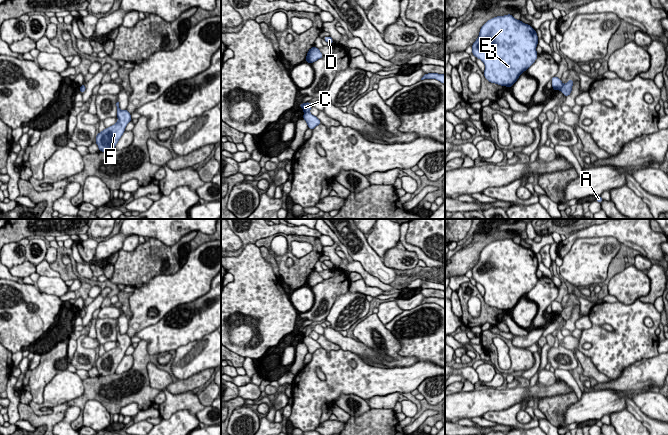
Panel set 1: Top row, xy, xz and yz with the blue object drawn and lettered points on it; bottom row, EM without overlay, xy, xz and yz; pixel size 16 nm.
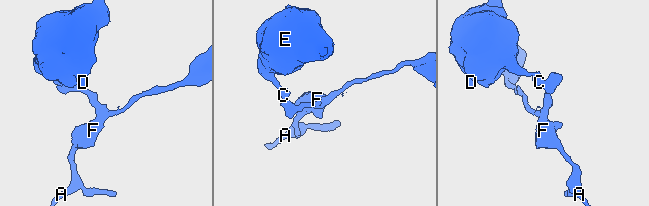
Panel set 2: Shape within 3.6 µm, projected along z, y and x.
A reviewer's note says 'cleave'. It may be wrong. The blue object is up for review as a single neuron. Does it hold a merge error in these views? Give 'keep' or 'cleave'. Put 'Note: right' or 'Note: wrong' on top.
Note: right
cleave

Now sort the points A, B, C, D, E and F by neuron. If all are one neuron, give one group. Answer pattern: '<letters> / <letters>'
A F / B C D E

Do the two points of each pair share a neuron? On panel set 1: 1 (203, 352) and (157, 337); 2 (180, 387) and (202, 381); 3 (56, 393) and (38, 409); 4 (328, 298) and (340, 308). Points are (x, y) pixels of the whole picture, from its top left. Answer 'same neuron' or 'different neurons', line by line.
1: different neurons
2: same neuron
3: same neuron
4: different neurons

